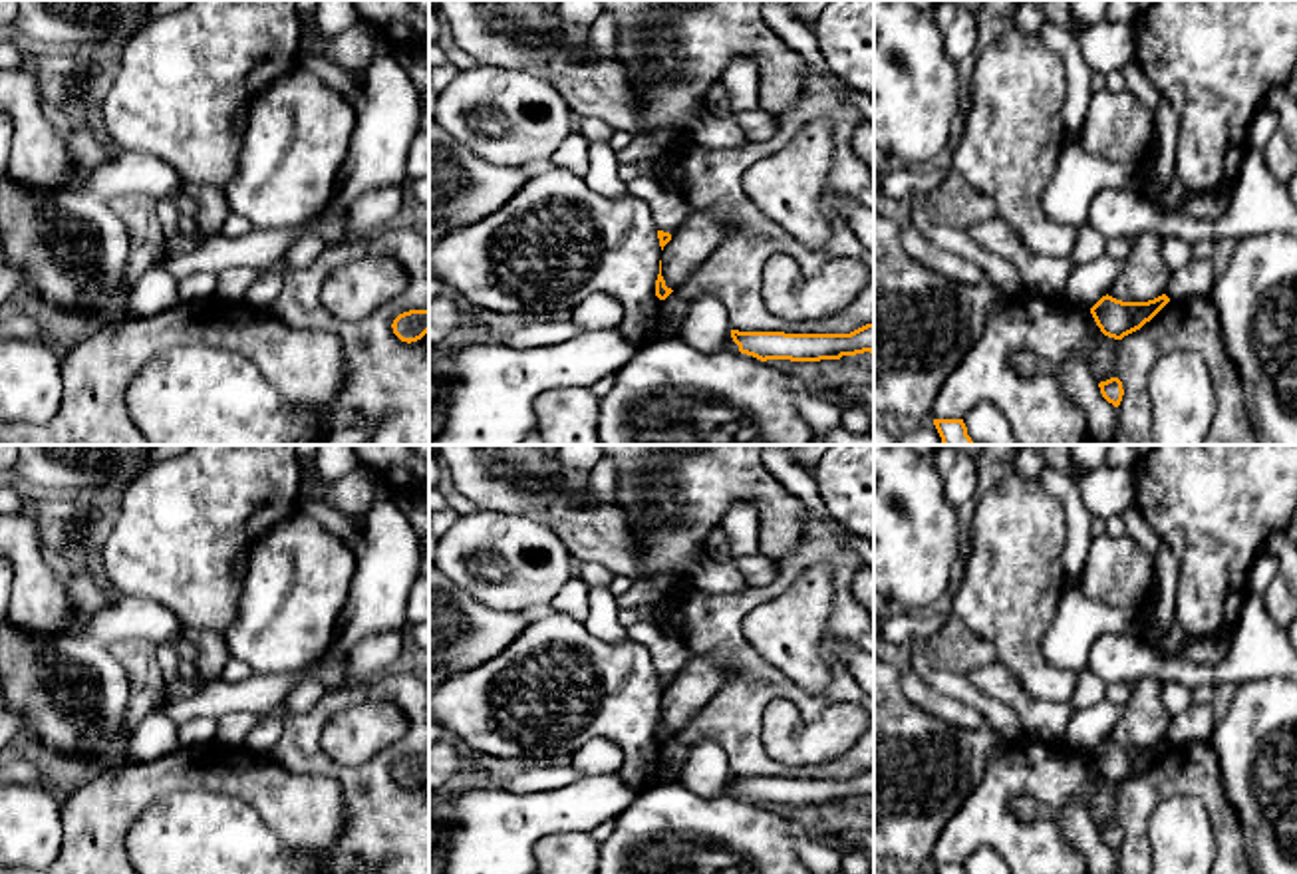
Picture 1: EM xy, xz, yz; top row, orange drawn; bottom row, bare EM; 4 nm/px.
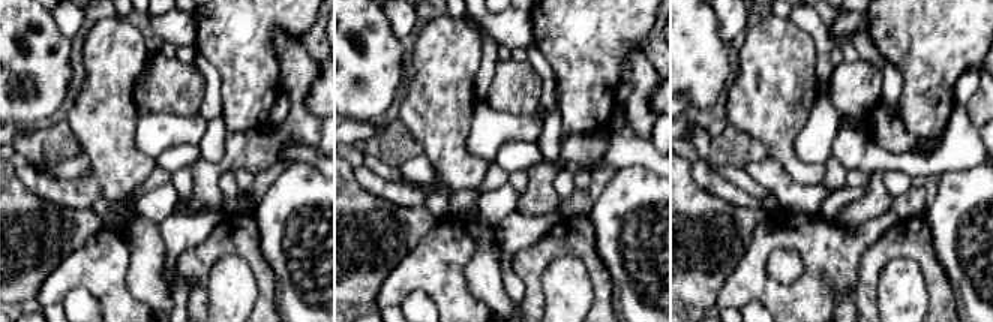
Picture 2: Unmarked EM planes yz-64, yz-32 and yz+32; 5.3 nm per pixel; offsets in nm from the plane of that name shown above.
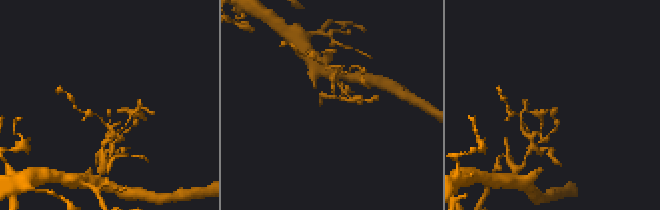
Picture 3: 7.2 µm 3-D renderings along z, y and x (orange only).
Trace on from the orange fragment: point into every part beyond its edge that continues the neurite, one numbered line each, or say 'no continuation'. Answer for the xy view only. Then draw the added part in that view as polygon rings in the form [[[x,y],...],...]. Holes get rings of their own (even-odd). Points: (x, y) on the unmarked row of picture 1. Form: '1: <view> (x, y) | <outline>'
no continuation

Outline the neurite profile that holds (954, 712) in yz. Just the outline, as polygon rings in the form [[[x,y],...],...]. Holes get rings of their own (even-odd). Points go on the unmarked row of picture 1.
[[[914,671],[900,675],[904,695],[922,711],[953,725],[957,729],[983,729],[989,727],[985,715],[969,703],[943,695]]]

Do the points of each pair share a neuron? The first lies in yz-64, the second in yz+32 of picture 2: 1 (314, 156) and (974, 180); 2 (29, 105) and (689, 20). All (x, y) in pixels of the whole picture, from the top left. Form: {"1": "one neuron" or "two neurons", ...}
{"1": "two neurons", "2": "one neuron"}

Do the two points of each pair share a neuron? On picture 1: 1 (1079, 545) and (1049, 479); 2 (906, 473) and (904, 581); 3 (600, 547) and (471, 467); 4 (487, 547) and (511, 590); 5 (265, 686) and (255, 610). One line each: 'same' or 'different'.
1: same
2: same
3: same
4: same
5: different

